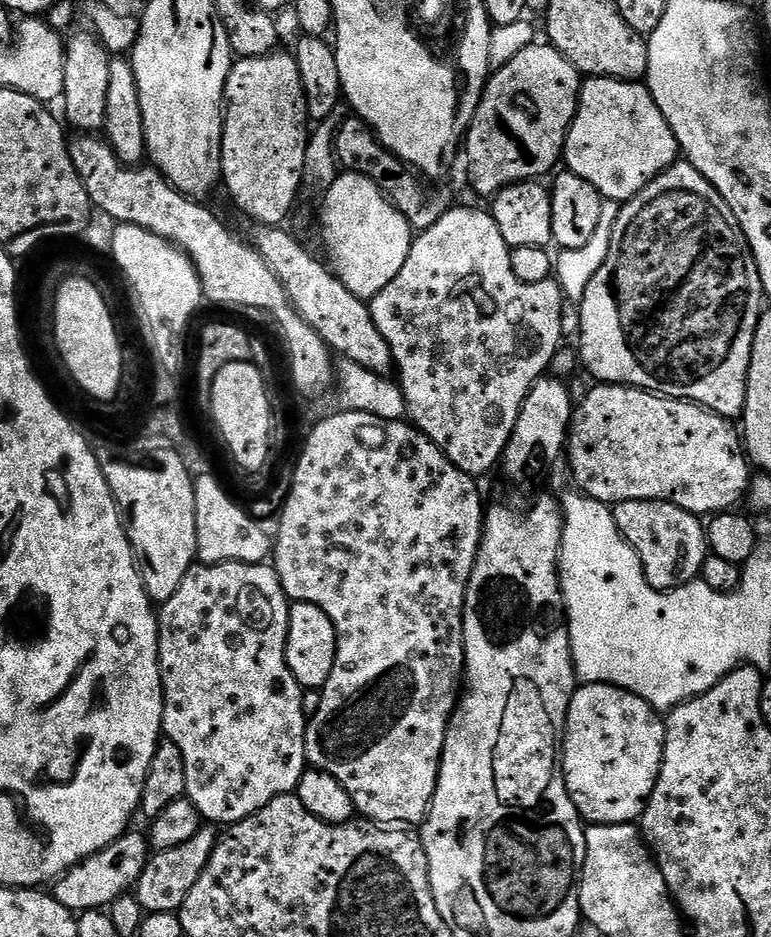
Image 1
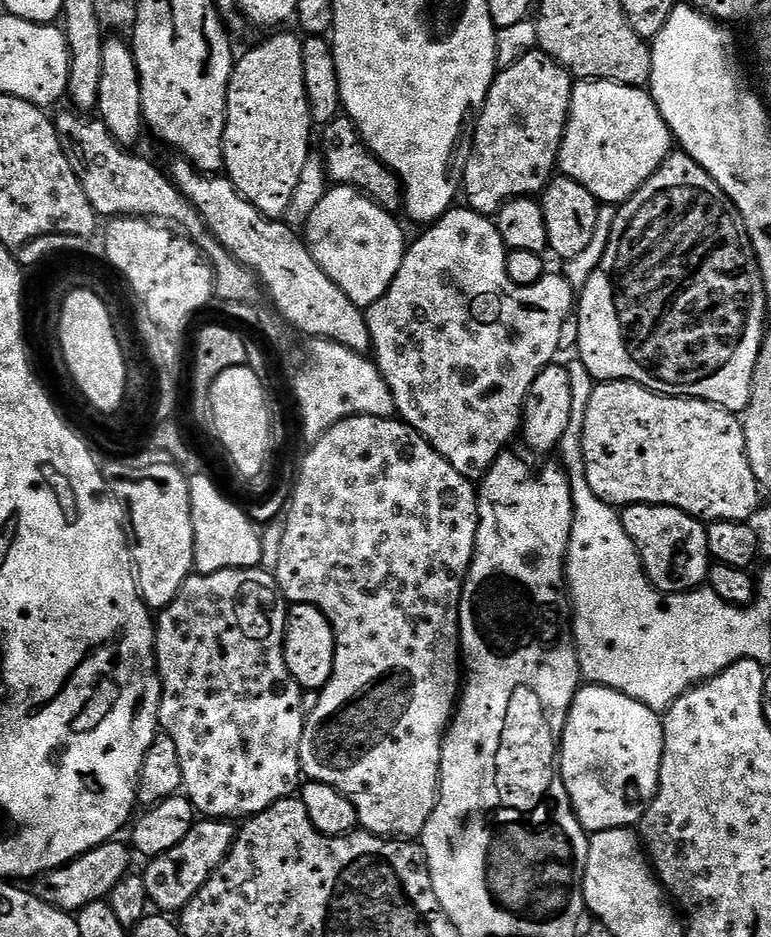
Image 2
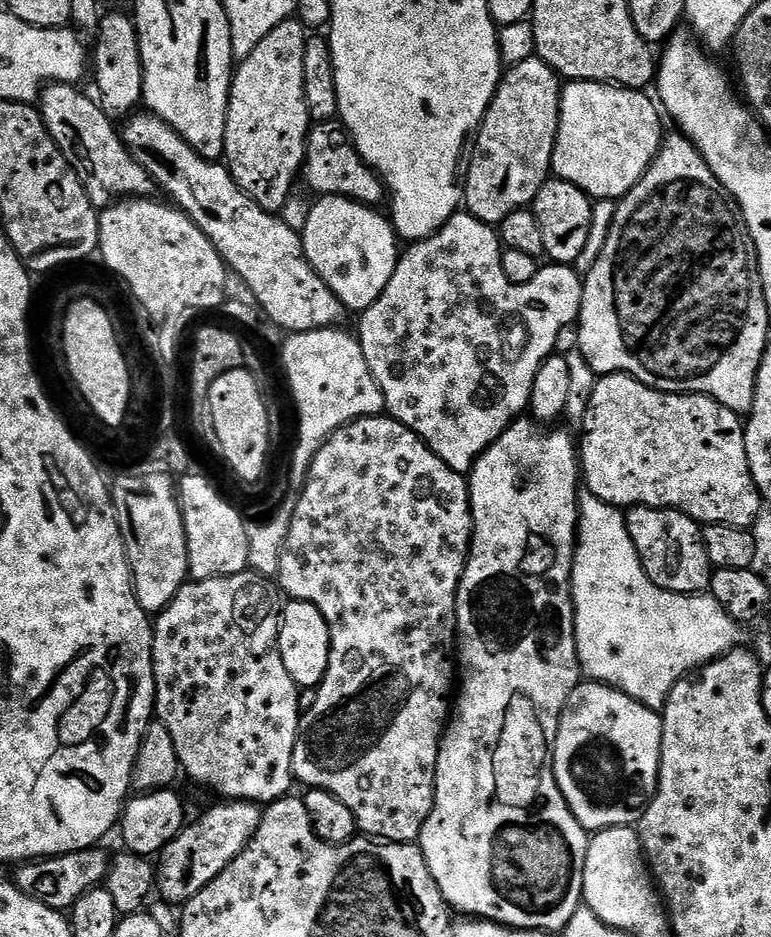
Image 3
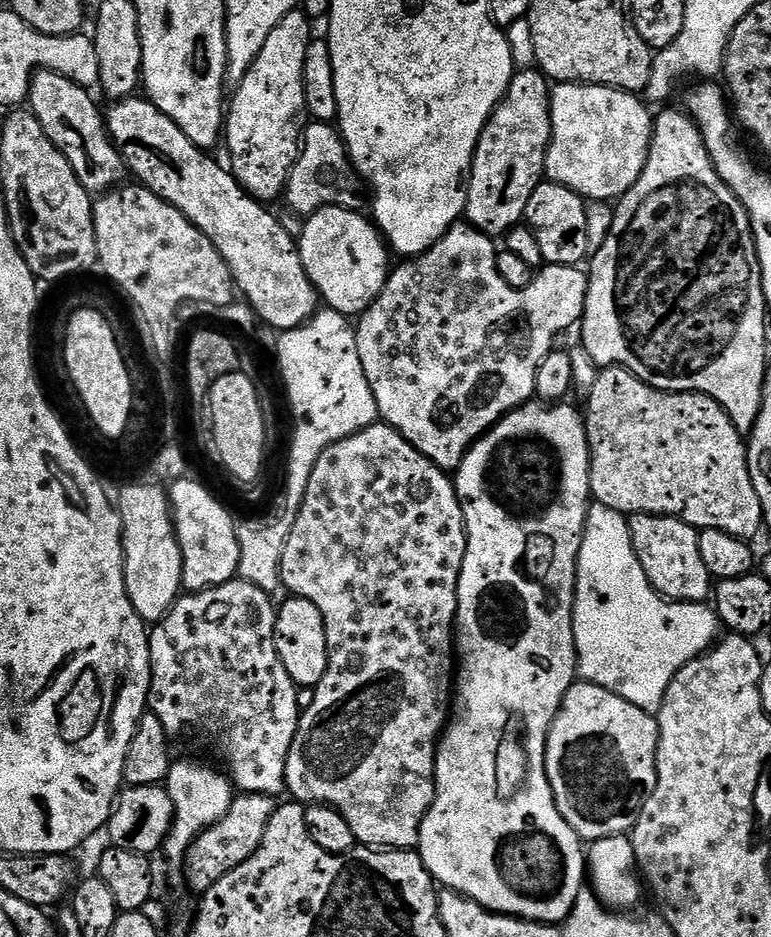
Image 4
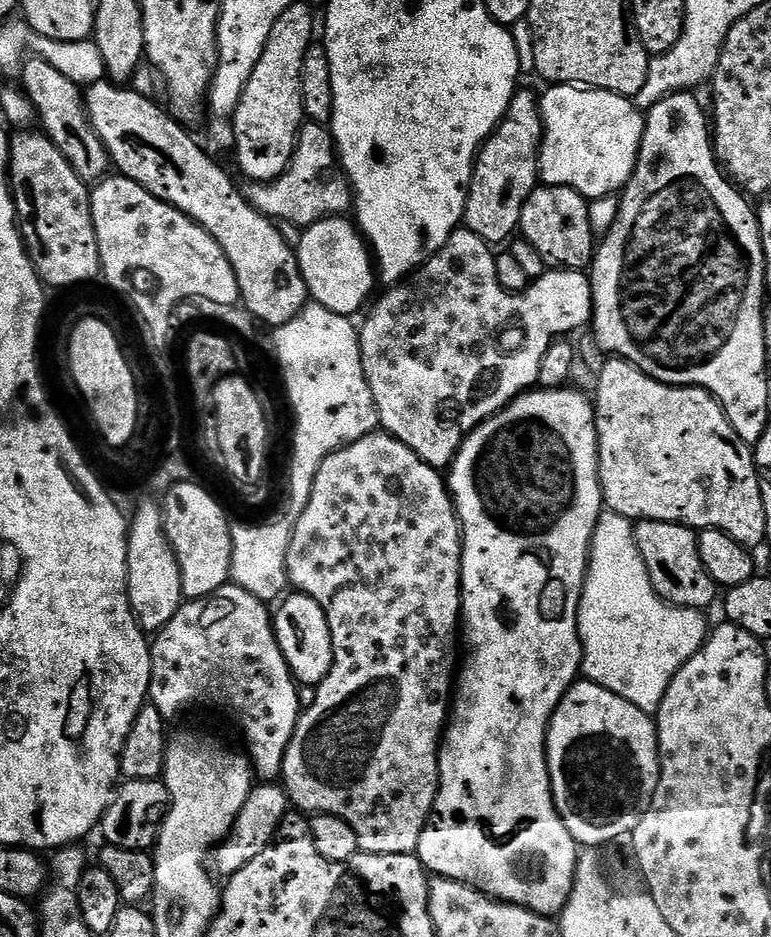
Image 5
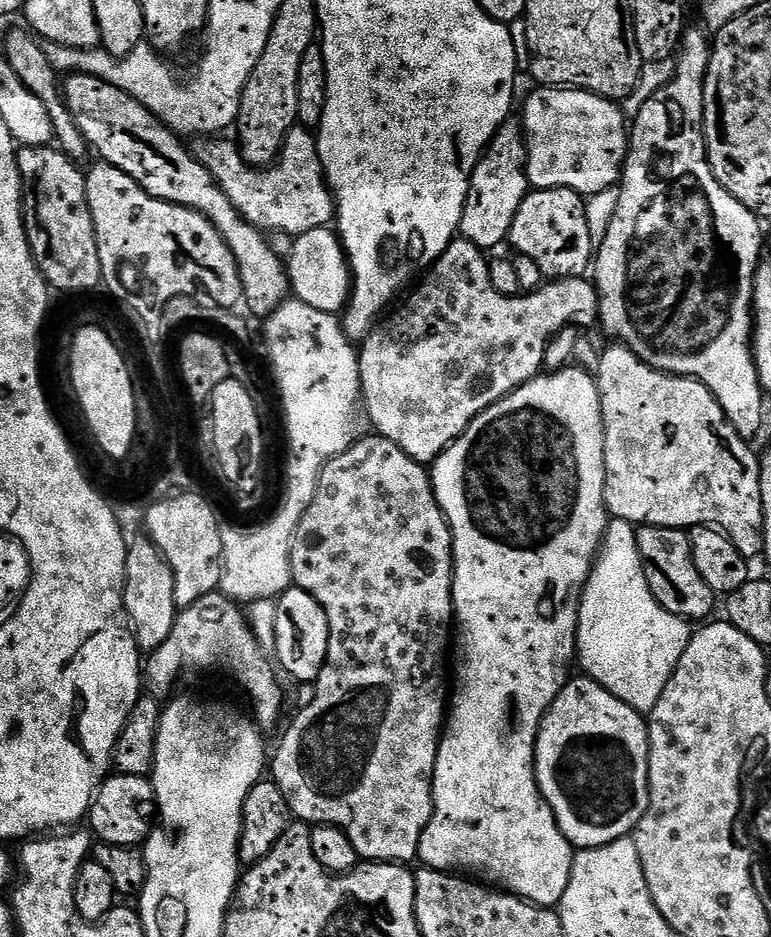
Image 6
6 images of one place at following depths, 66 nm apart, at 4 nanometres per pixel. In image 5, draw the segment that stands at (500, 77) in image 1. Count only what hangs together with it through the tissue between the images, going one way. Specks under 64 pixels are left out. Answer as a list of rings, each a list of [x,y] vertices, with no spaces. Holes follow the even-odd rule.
[[[517,91],[512,97],[503,120],[495,132],[484,141],[476,153],[472,182],[468,186],[468,201],[464,207],[463,227],[469,228],[489,246],[497,246],[517,235],[522,210],[530,194],[538,186],[540,174],[540,142],[544,124],[540,121],[540,101],[537,93]]]

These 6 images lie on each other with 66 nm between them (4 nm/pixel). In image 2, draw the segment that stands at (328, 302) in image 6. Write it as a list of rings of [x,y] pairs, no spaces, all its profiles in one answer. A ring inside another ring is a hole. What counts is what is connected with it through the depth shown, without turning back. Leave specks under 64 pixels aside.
[[[338,184],[329,189],[329,192],[313,206],[312,213],[308,216],[308,225],[302,228],[302,236],[314,262],[322,266],[326,278],[330,278],[334,286],[338,286],[338,290],[342,290],[342,294],[350,298],[350,302],[357,304],[361,310],[367,310],[374,302],[378,302],[378,298],[382,298],[382,294],[386,294],[390,282],[394,282],[402,266],[402,258],[406,251],[404,232],[393,213],[387,212],[380,204],[375,204],[360,189],[352,188],[349,184]]]

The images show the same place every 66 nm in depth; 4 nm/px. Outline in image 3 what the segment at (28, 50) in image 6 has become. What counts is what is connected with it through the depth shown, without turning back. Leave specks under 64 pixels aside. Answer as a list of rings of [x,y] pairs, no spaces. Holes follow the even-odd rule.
[[[49,84],[41,91],[38,107],[50,138],[54,138],[58,150],[62,150],[74,174],[78,174],[78,182],[82,182],[86,198],[90,198],[90,202],[98,210],[103,210],[117,200],[151,197],[157,191],[152,175],[128,153],[128,147],[124,145],[117,125],[100,109],[99,103],[91,95],[88,97],[86,93],[79,92],[80,90],[74,84]]]

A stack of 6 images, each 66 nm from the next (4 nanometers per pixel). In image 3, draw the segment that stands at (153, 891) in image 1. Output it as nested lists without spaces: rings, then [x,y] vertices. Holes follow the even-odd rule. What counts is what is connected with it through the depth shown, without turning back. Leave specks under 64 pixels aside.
[[[249,800],[216,803],[220,804],[214,805],[193,824],[192,821],[185,823],[182,831],[159,853],[154,888],[168,904],[183,906],[190,898],[194,898],[194,894],[210,886],[210,882],[214,882],[214,878],[218,878],[218,874],[222,874],[222,870],[226,870],[226,866],[230,866],[238,854],[242,854],[258,830],[261,805],[251,804]]]

